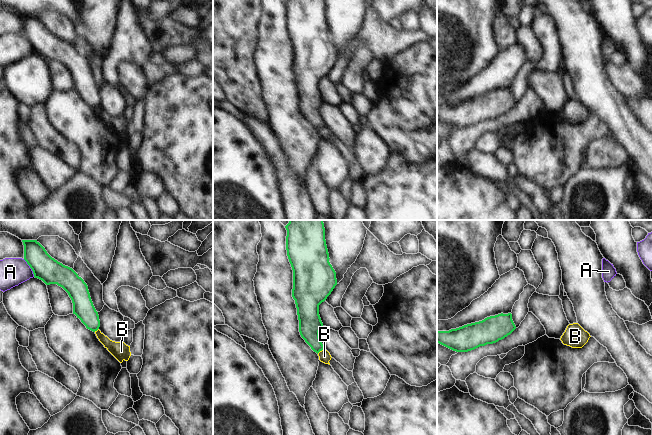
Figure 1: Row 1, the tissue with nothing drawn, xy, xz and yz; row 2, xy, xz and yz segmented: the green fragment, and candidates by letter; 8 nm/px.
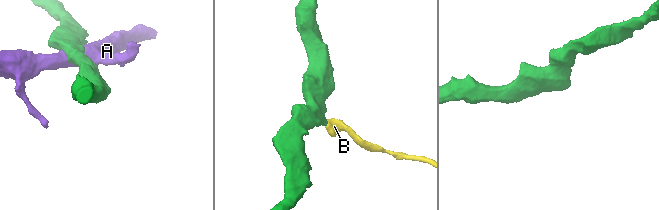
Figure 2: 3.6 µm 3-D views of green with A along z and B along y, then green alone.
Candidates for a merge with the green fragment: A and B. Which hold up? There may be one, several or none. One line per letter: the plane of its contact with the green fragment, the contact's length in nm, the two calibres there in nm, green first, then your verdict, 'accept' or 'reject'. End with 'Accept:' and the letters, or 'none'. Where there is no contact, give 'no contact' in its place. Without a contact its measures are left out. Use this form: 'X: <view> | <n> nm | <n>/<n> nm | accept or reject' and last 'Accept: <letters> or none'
A: xy | 170 nm | 200/220 nm | reject
B: xz | 80 nm | 180/100 nm | reject
Accept: none

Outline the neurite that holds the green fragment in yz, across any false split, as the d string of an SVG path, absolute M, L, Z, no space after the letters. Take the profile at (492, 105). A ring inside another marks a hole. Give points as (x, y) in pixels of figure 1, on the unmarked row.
M498 90L449 107L437 107L437 119L456 128L468 128L510 111L516 102L512 90Z

